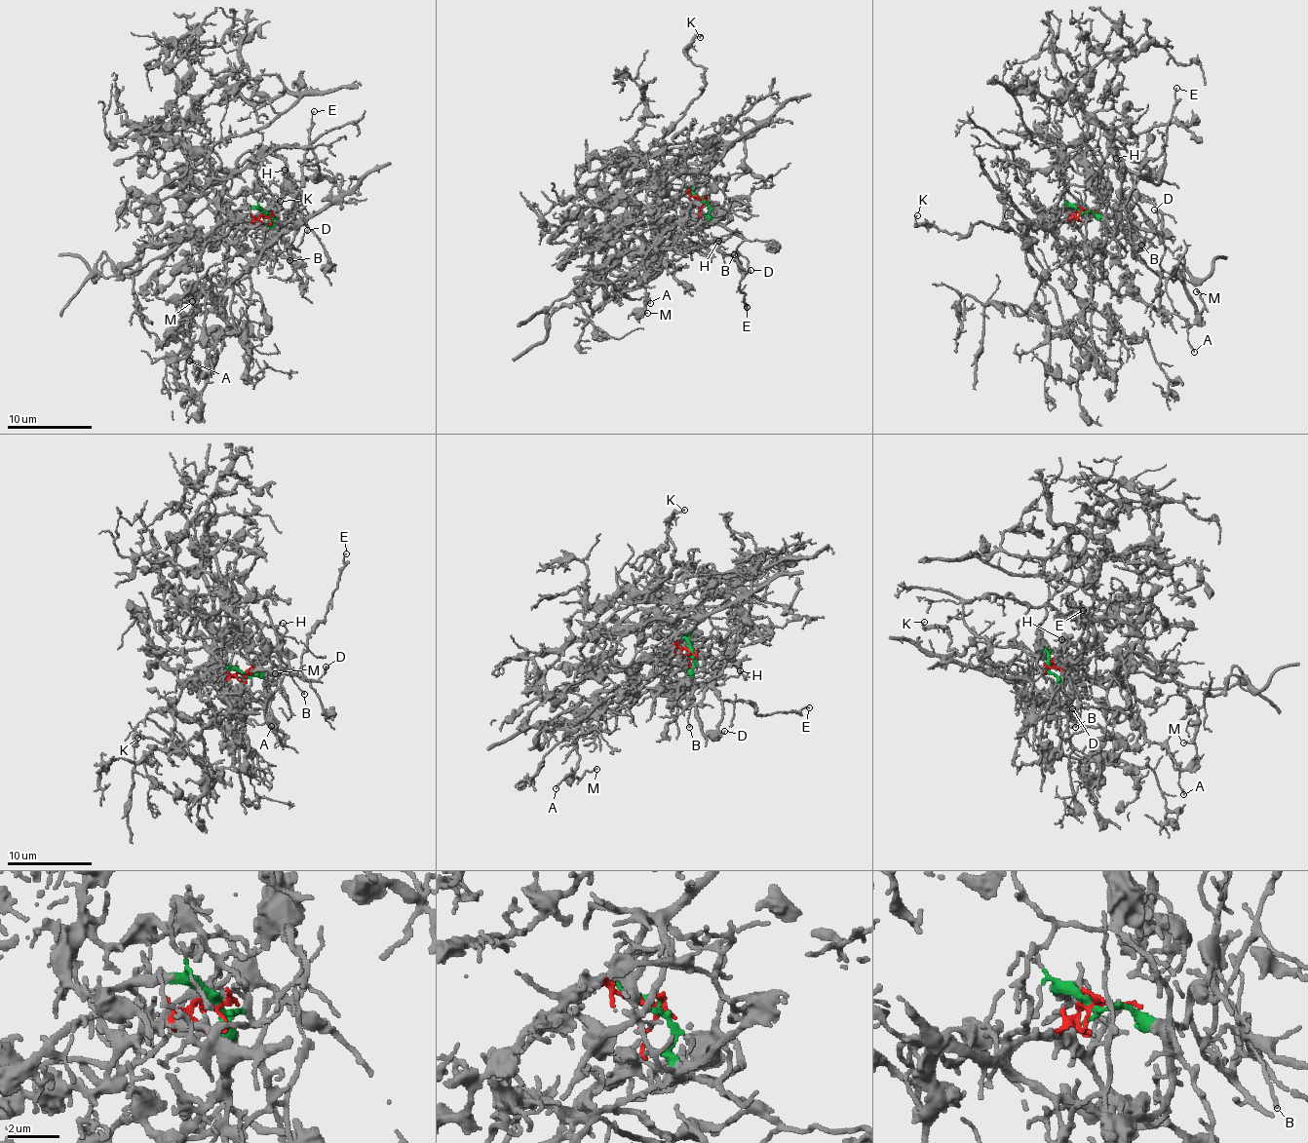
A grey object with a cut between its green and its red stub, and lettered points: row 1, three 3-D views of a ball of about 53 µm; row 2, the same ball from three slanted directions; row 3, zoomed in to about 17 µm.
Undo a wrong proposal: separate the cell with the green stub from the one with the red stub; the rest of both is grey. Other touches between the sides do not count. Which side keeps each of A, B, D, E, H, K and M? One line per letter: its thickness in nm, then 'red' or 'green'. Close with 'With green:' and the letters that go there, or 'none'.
A: 160 nm thick; red
B: 120 nm thick; green
D: 80 nm thick; green
E: 100 nm thick; green
H: 140 nm thick; green
K: 120 nm thick; red
M: 130 nm thick; red
With green: B, D, E, H

